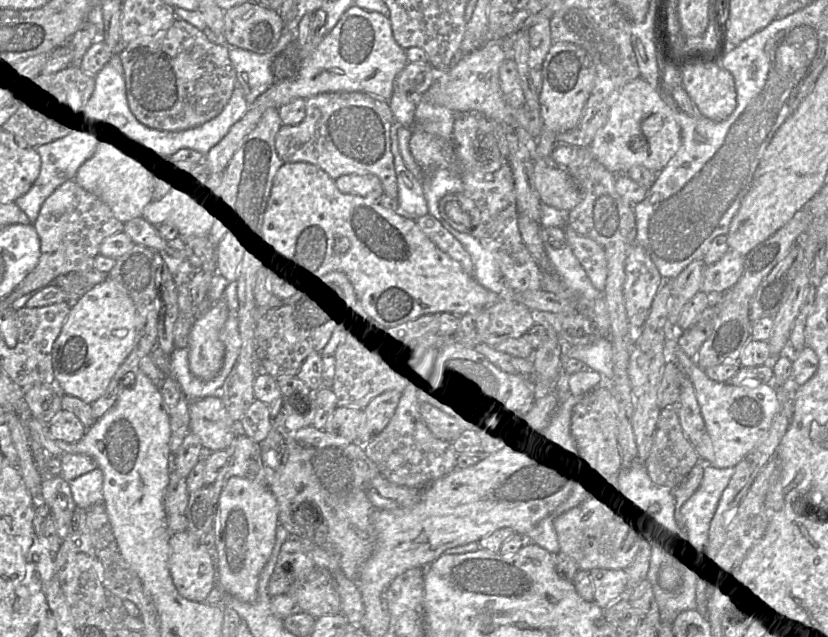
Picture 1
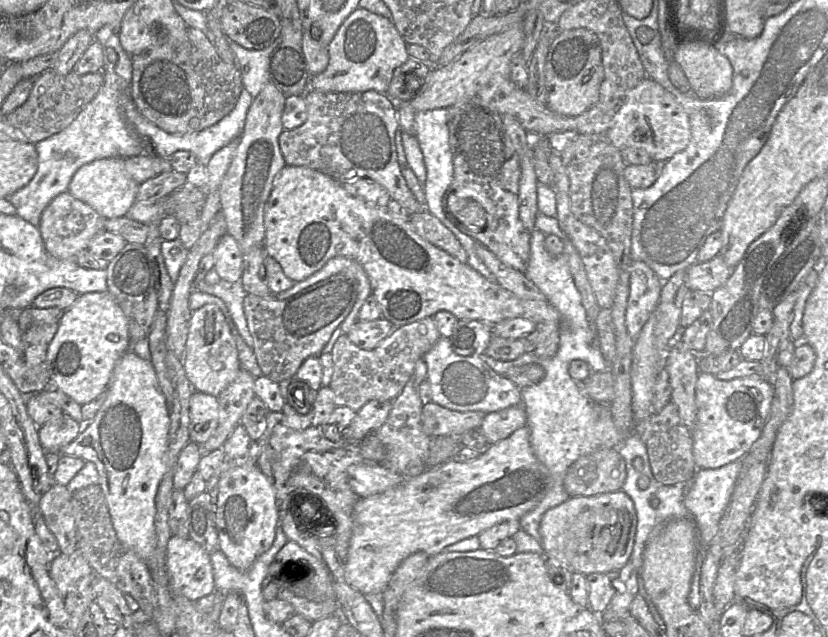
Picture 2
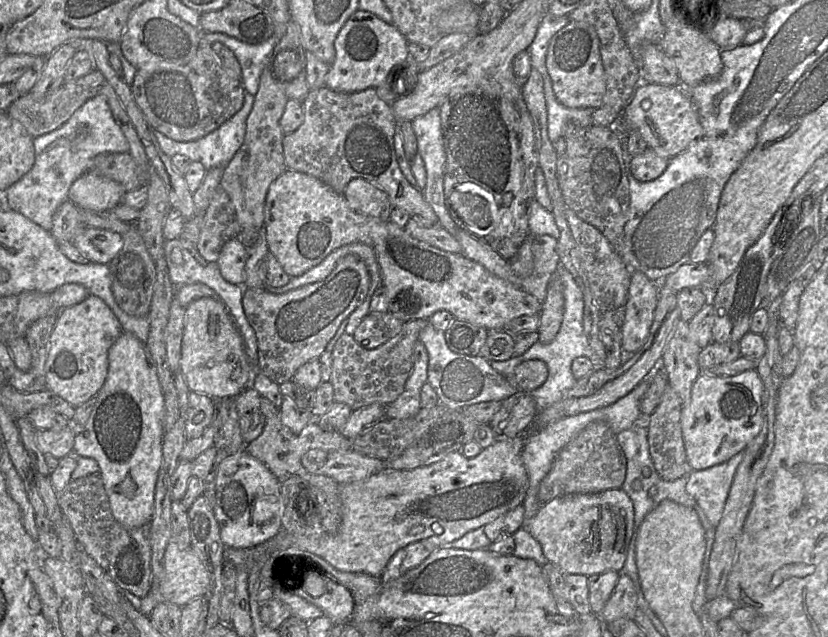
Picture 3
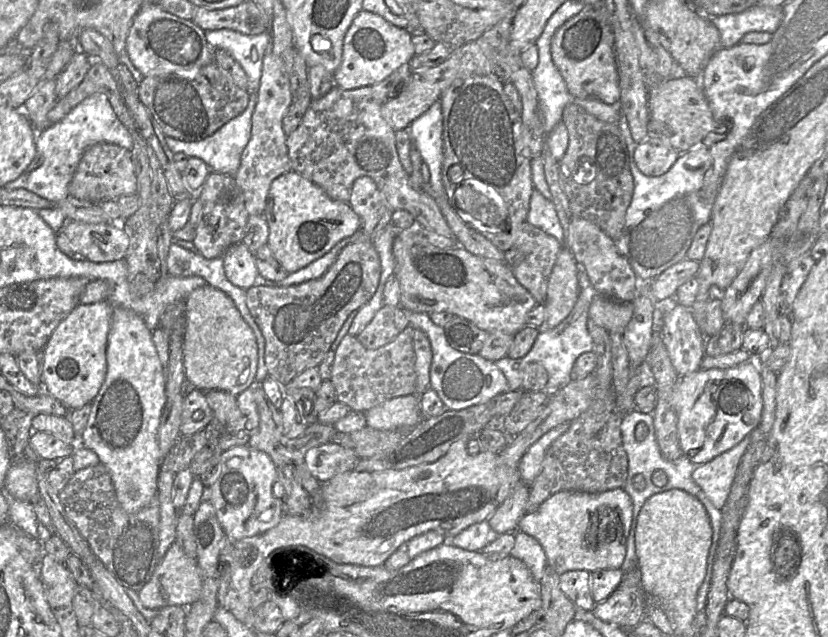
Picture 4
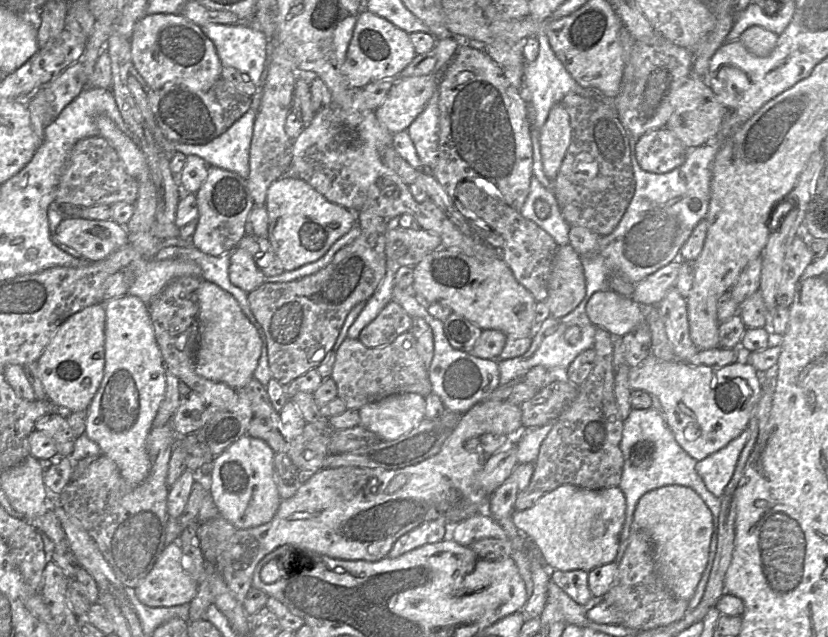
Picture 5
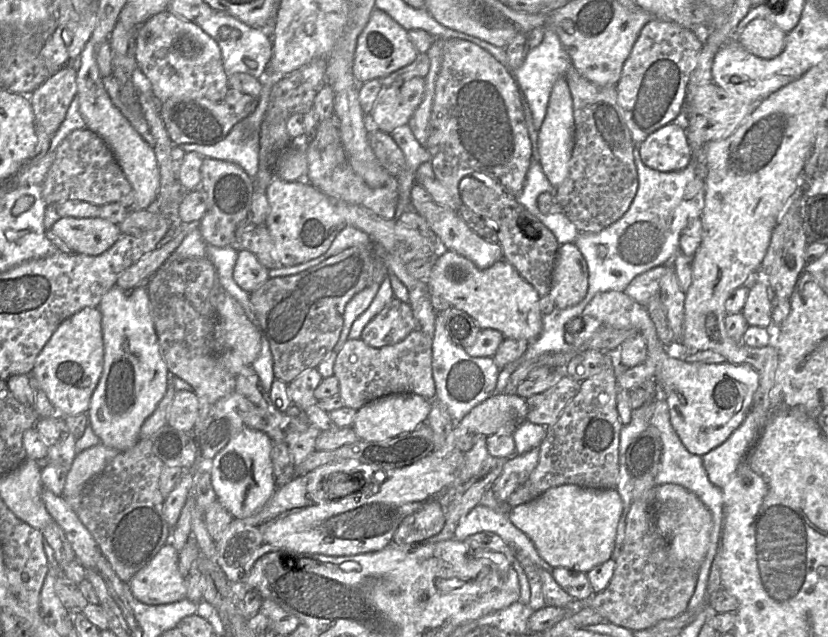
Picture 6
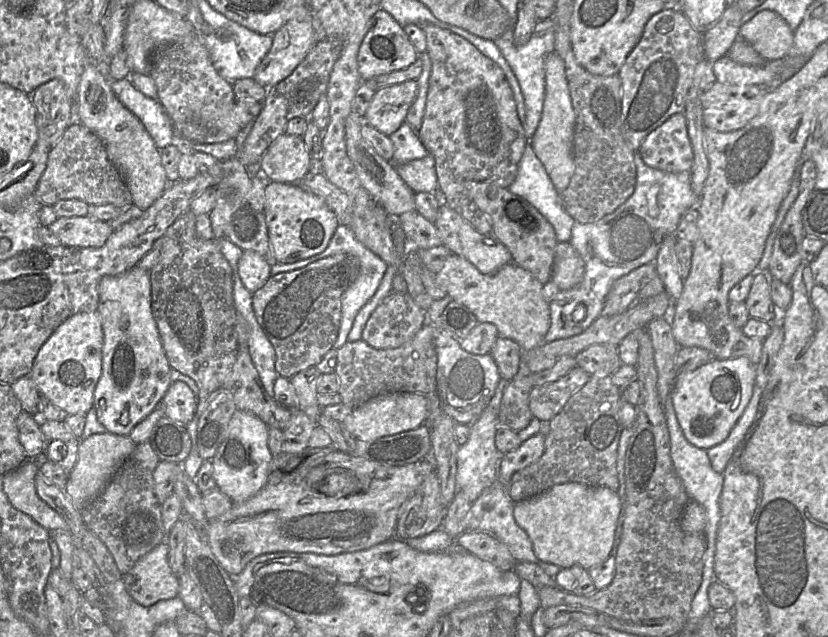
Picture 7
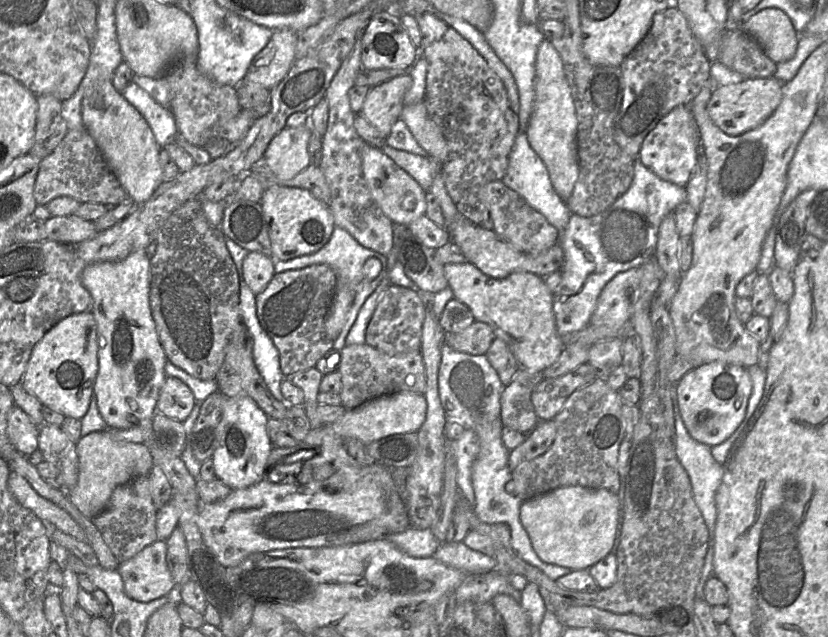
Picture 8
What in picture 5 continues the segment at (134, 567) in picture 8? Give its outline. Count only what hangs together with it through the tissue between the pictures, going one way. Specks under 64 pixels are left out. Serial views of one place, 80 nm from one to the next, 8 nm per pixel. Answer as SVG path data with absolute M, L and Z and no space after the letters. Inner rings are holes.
M178 542L166 545L149 574L135 588L137 598L149 607L190 604L198 584L188 573Z

